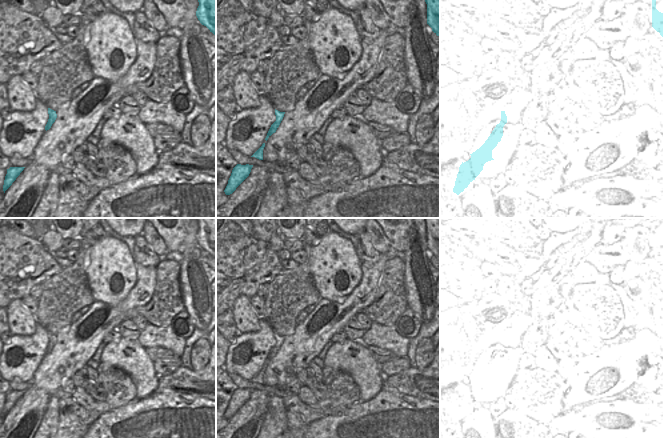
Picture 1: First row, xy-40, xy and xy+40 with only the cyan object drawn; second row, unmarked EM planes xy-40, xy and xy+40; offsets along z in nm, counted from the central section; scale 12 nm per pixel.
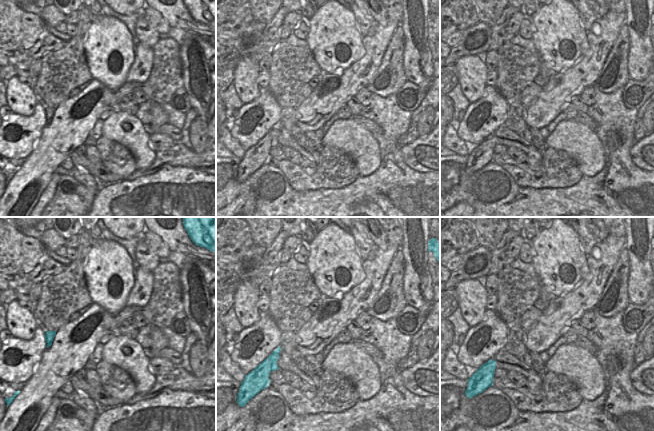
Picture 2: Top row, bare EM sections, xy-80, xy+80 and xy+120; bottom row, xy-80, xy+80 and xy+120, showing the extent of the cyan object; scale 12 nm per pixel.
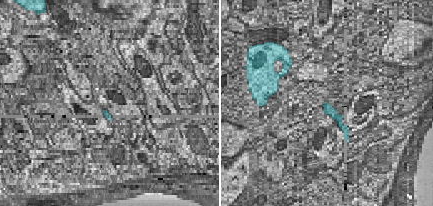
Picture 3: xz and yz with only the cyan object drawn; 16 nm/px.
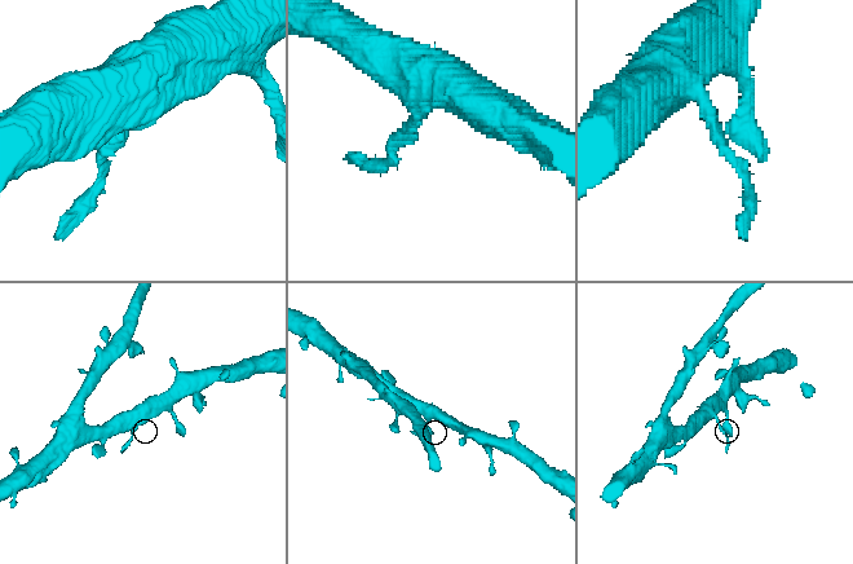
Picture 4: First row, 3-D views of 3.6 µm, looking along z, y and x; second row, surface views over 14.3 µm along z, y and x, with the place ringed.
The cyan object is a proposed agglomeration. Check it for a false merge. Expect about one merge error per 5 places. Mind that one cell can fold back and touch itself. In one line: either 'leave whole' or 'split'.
leave whole

